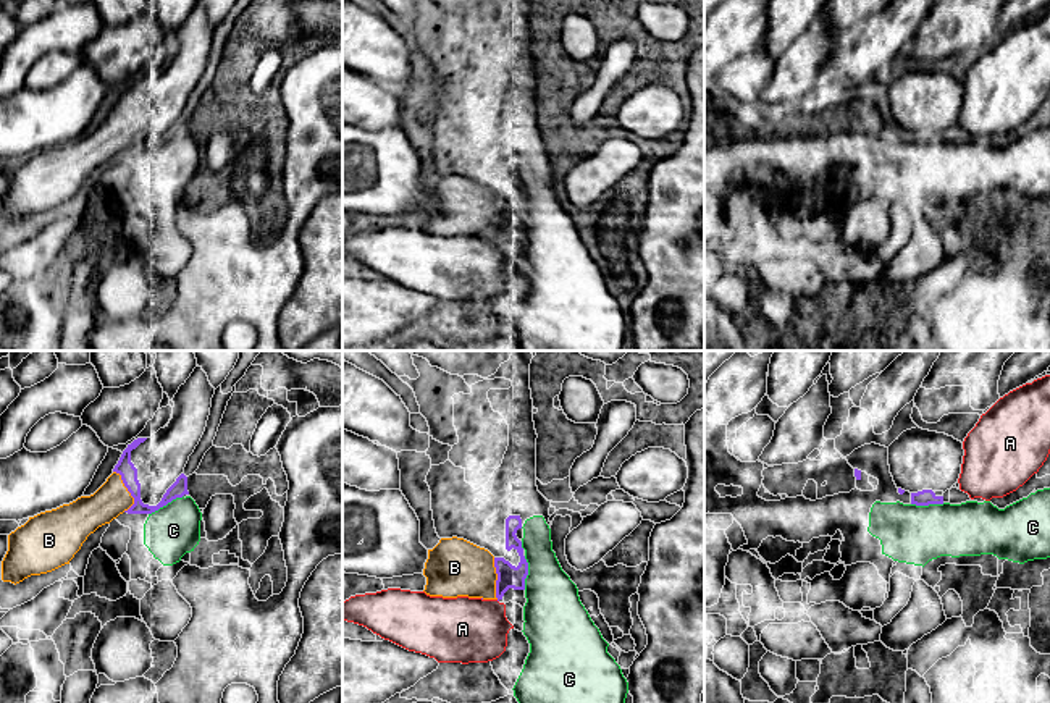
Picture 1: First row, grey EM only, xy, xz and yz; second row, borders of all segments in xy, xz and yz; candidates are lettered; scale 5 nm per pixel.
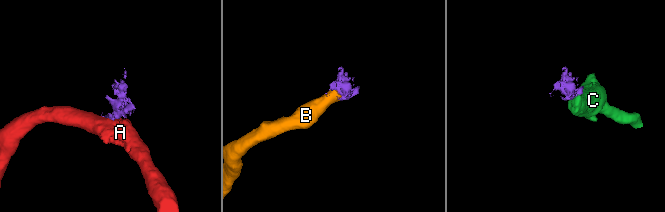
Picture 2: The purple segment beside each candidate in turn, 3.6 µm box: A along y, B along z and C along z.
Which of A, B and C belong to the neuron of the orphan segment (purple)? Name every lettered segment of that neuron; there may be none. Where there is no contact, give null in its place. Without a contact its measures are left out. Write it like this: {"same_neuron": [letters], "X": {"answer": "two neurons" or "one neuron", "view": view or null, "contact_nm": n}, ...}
{"same_neuron": ["B"], "A": {"answer": "two neurons", "view": null}, "B": {"answer": "one neuron", "view": "xy", "contact_nm": 220}, "C": {"answer": "two neurons", "view": "xy", "contact_nm": 200}}

